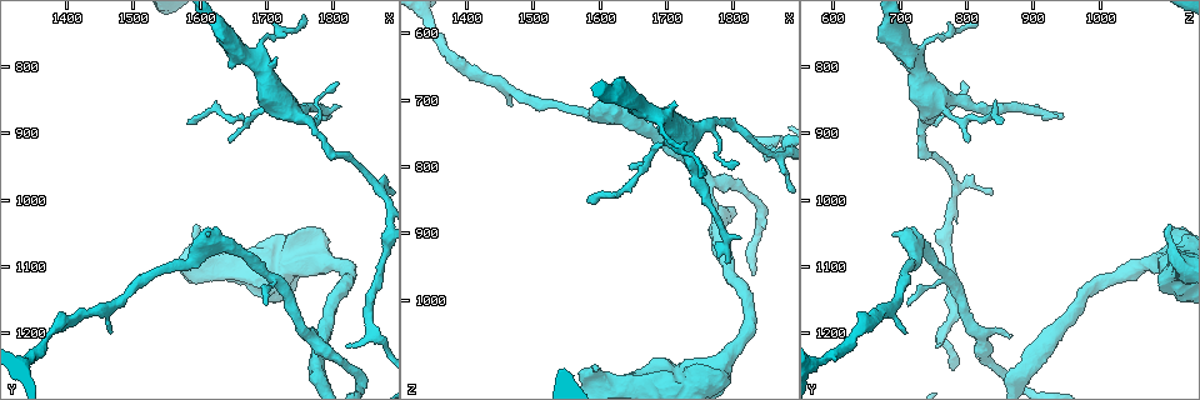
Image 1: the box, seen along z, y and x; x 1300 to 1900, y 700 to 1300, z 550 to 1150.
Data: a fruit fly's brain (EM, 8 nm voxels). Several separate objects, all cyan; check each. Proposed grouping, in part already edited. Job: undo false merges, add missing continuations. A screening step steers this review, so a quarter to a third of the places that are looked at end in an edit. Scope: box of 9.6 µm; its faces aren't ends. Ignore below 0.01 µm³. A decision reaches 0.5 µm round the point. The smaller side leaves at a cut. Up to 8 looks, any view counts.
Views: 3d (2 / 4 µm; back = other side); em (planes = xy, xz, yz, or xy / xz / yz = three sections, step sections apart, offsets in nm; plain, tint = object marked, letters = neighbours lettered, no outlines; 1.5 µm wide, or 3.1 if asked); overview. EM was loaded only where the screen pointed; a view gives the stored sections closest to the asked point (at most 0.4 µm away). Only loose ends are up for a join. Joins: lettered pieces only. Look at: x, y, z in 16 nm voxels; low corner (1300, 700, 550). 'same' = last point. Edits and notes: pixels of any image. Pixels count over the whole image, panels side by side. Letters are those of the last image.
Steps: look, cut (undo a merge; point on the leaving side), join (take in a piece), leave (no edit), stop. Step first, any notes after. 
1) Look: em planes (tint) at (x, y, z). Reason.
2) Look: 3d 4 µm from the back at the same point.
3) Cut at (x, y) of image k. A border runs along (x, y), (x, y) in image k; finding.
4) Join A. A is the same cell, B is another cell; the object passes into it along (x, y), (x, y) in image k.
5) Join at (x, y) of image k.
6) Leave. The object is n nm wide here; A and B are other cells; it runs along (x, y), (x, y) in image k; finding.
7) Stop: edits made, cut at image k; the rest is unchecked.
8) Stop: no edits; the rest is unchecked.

Look: 3d 2 µm at (1585, 880, 855). An open end.

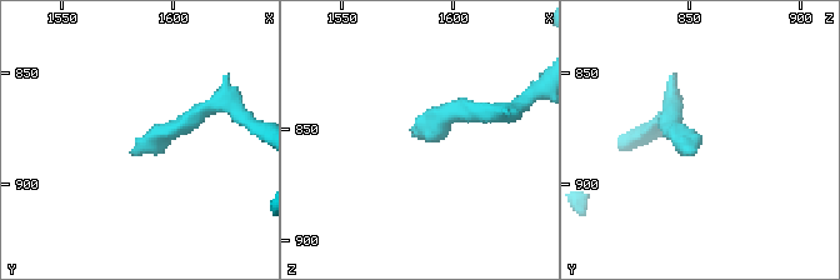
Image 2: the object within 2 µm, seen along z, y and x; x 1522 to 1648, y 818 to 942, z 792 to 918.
Look: em planes (tint) at (1583, 885, 855).

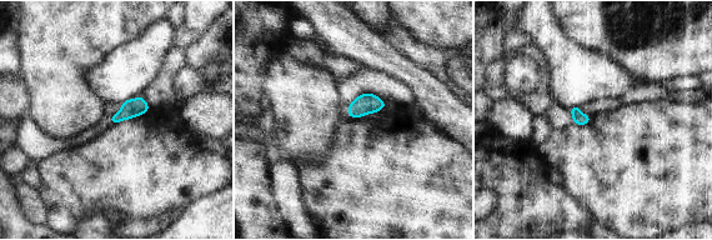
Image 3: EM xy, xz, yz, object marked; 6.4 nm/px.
Look: em planes (letters) at the same point. See the neighbours.

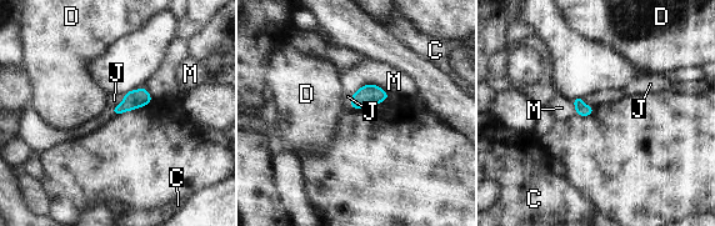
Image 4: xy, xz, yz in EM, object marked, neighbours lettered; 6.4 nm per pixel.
Leave. C, D, J and M are other cells; a border runs along (125, 95), (111, 109) in image 4; no lettered piece goes on from it.

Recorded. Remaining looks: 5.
Look: 3d 2 µm at (1570, 1085, 1110). Branch stops here.

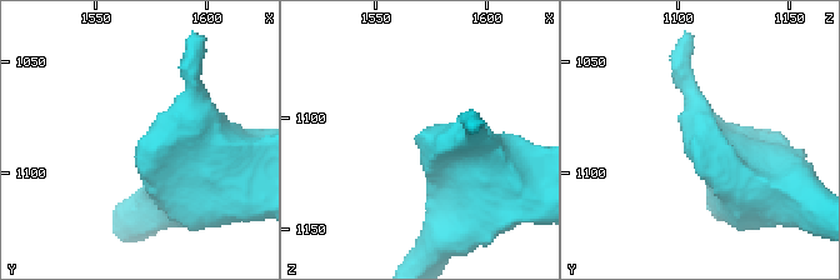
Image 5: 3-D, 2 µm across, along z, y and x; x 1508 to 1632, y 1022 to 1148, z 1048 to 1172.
Look: em planes (letters) at (1568, 1088, 1109). Shape alone is not enough.

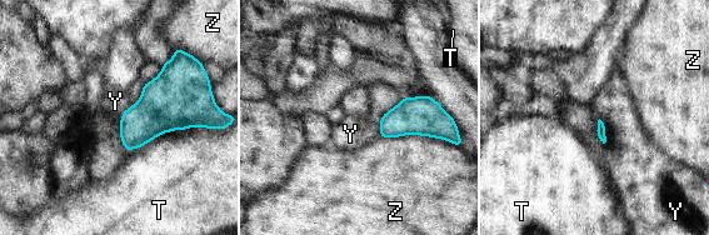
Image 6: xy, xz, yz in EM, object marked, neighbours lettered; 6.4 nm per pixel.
Leave. T, Y and Z are other cells; no lettered piece goes on from it.

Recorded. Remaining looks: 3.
Look: em planes (letters) at (1710, 1120, 770). A fork.

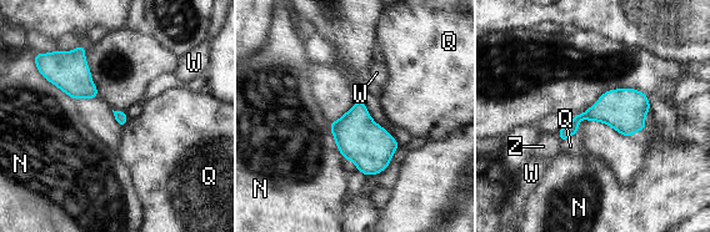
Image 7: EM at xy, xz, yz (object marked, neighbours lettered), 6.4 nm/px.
Leave. The longest contact is with N, 280 nm; N, Q, W and Z are other cells; a border runs along (41, 74), (74, 100) in image 7; one neuron here.

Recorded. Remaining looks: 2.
Stop: no edits; the rest is unchecked.

